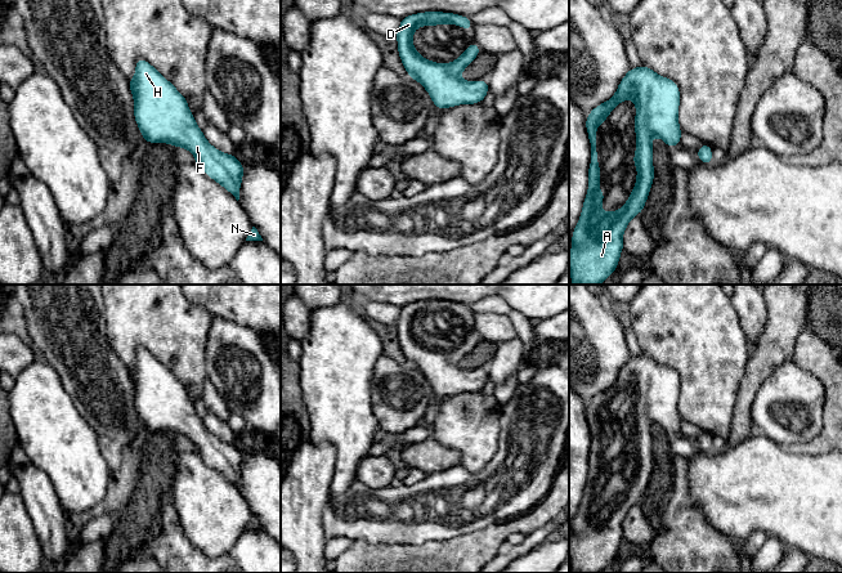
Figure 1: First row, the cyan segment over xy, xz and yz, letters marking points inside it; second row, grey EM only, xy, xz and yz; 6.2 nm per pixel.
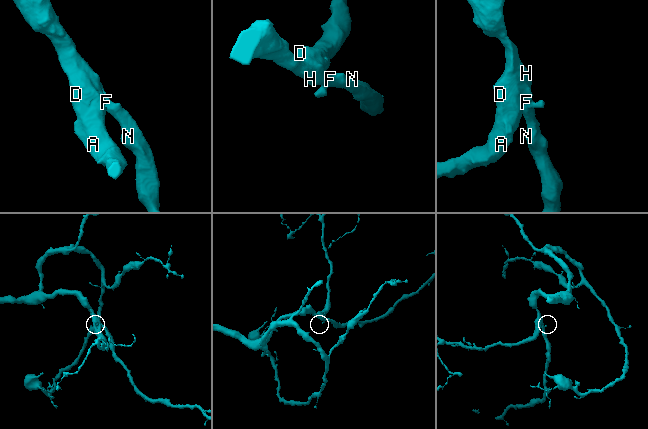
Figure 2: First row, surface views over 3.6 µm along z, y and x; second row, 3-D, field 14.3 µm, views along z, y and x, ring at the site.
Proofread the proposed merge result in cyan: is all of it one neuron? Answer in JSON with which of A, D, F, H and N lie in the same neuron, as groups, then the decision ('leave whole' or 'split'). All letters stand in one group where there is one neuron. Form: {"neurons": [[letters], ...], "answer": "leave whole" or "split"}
{"neurons": [["A", "D", "F", "H", "N"]], "answer": "leave whole"}

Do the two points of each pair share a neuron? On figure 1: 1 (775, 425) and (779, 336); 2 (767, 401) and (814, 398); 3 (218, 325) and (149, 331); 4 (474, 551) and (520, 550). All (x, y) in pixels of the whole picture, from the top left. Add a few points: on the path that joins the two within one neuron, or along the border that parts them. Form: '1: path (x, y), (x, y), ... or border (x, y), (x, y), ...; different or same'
1: border (791, 357), (785, 358), (758, 389); different
2: path (779, 399), (802, 398); same
3: border (214, 317), (204, 356); different
4: border (497, 553), (491, 559); different

